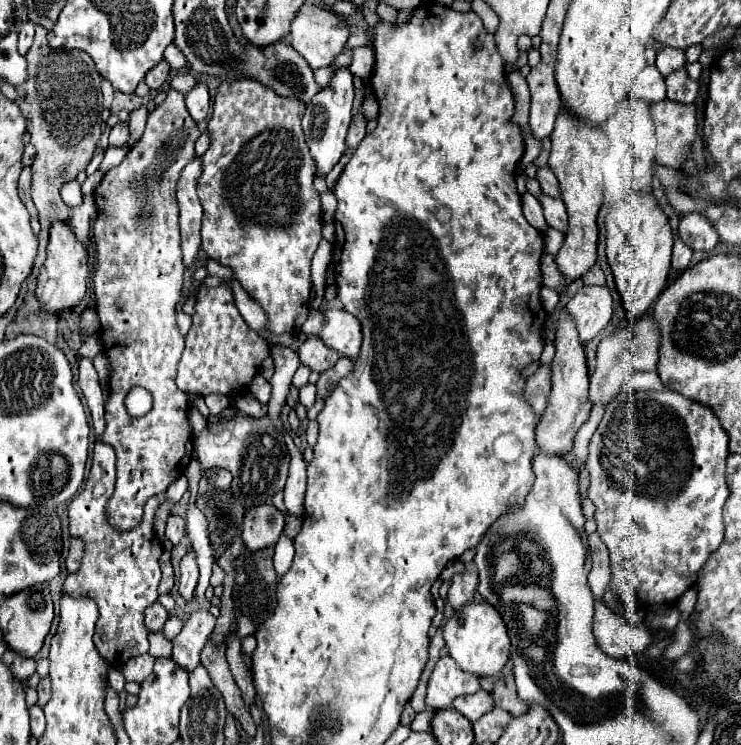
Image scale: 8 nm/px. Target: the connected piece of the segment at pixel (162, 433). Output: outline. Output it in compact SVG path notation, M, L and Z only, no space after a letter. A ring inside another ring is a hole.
M170 89L166 101L156 105L156 109L148 113L146 129L138 145L130 147L124 161L104 175L94 193L98 197L98 219L92 227L92 237L98 261L92 277L92 289L96 297L96 311L100 317L100 339L112 369L108 385L110 397L106 401L106 429L100 439L112 445L112 449L116 451L116 489L106 505L106 521L118 531L128 531L140 525L140 517L144 515L144 503L150 497L166 491L170 483L184 475L184 469L188 467L192 457L192 431L188 425L190 405L186 393L180 391L174 383L178 361L184 351L184 335L178 331L176 325L176 305L182 297L180 291L184 275L176 183L180 171L194 157L194 143L200 133L202 131L192 121L186 109L184 95ZM134 385L146 387L154 397L152 409L142 417L128 415L124 405L124 399Z

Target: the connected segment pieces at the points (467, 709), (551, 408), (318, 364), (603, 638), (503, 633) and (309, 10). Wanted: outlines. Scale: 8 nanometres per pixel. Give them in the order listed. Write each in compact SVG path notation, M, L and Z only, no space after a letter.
M480 689L480 691L476 691L476 693L468 695L468 697L456 697L456 701L452 705L466 719L476 721L476 719L480 719L484 713L488 713L494 707L494 701L492 701L490 693L486 693L486 691Z
M560 309L558 319L556 319L556 341L554 341L556 353L550 363L552 375L552 387L550 387L550 397L548 405L544 409L544 415L540 417L536 425L536 443L540 449L552 455L568 455L572 449L572 439L576 431L586 423L592 403L588 399L588 369L586 369L586 357L584 357L584 347L578 341L576 325L568 313L568 309Z
M308 337L300 345L298 355L300 355L300 363L304 363L306 367L310 367L316 373L330 369L338 361L338 353L328 349L324 345L324 341L320 341L320 337Z
M596 601L594 605L594 623L592 635L596 645L610 657L626 657L628 651L644 651L650 643L650 631L646 625L634 627L624 617L612 613L604 603Z
M470 601L468 605L462 605L460 611L454 611L454 615L446 621L442 635L446 641L448 655L456 661L456 665L478 677L500 675L504 663L508 661L510 655L508 629L500 613L486 601Z
M302 5L298 15L294 17L294 21L290 25L288 43L300 55L304 55L304 59L308 61L308 65L312 69L320 69L320 67L332 65L332 61L342 53L348 37L350 37L348 23L344 19L340 19L338 15L334 15L330 9L322 9L322 7L316 7L316 5Z

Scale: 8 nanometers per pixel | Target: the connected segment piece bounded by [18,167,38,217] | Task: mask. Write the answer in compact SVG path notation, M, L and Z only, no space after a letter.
M26 167L26 169L22 171L22 175L20 175L20 181L18 181L18 193L20 193L20 199L24 201L28 213L30 213L32 217L36 217L38 211L36 211L32 199L30 199L30 183L32 183L32 171L30 171L30 167Z

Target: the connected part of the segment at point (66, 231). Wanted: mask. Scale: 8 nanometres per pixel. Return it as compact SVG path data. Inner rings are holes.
M52 221L50 241L46 247L46 261L40 267L36 297L42 307L58 315L62 309L74 309L86 295L88 289L88 251L80 245L78 237L72 233L72 227L66 221Z

